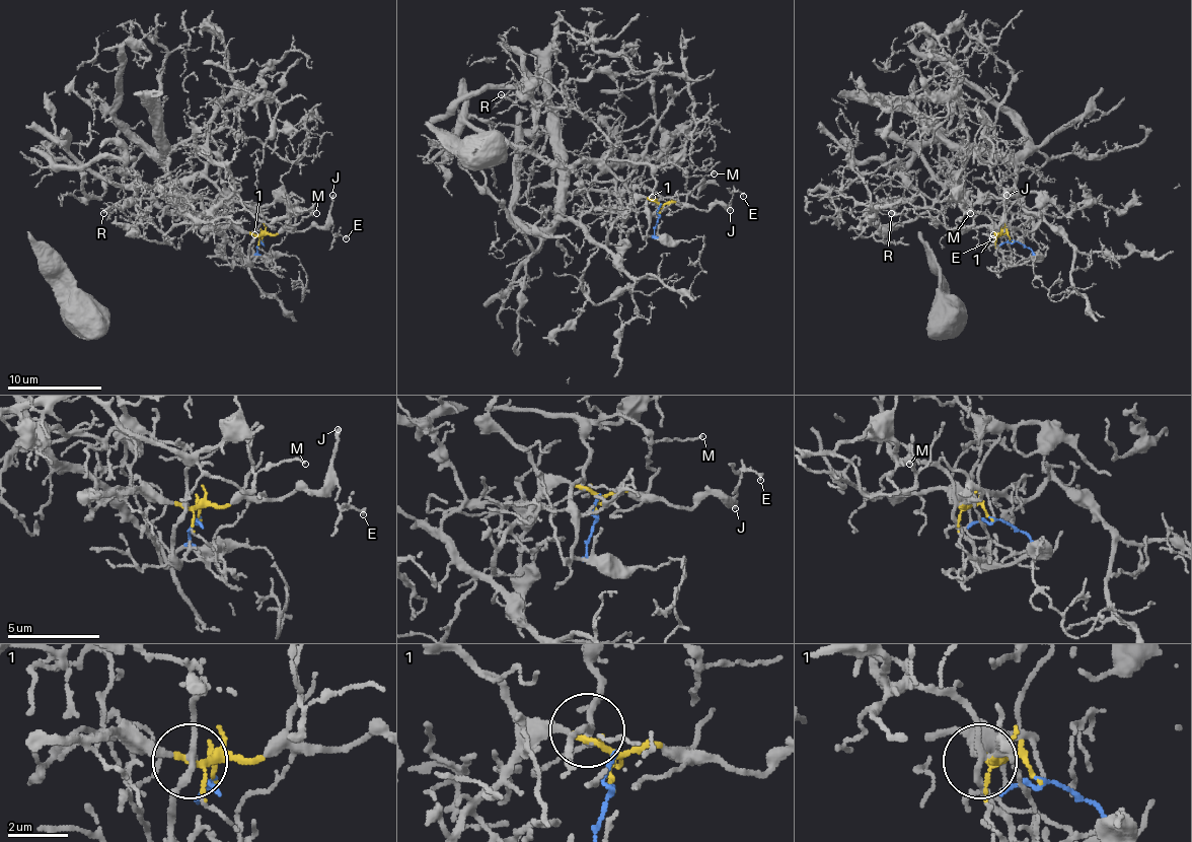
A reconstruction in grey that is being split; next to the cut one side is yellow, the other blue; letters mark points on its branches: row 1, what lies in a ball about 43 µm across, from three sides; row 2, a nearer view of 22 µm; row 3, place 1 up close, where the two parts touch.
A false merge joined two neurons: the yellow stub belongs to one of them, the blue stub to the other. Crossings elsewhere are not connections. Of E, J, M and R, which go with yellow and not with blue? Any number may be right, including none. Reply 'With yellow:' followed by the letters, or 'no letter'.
With yellow: E, J, R

